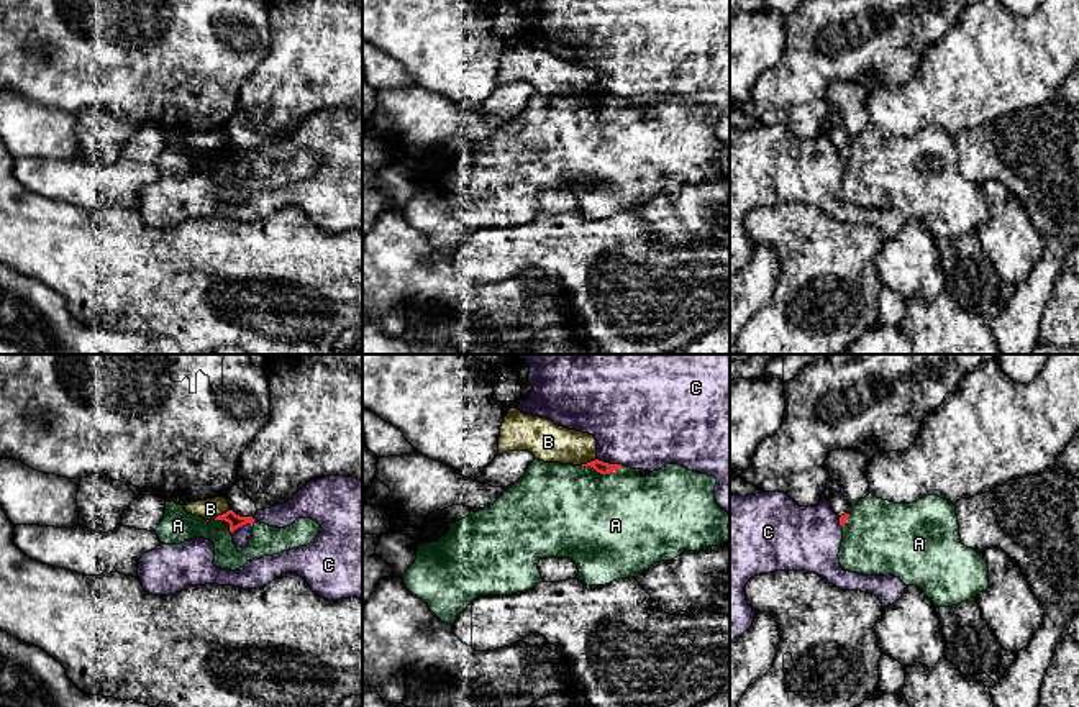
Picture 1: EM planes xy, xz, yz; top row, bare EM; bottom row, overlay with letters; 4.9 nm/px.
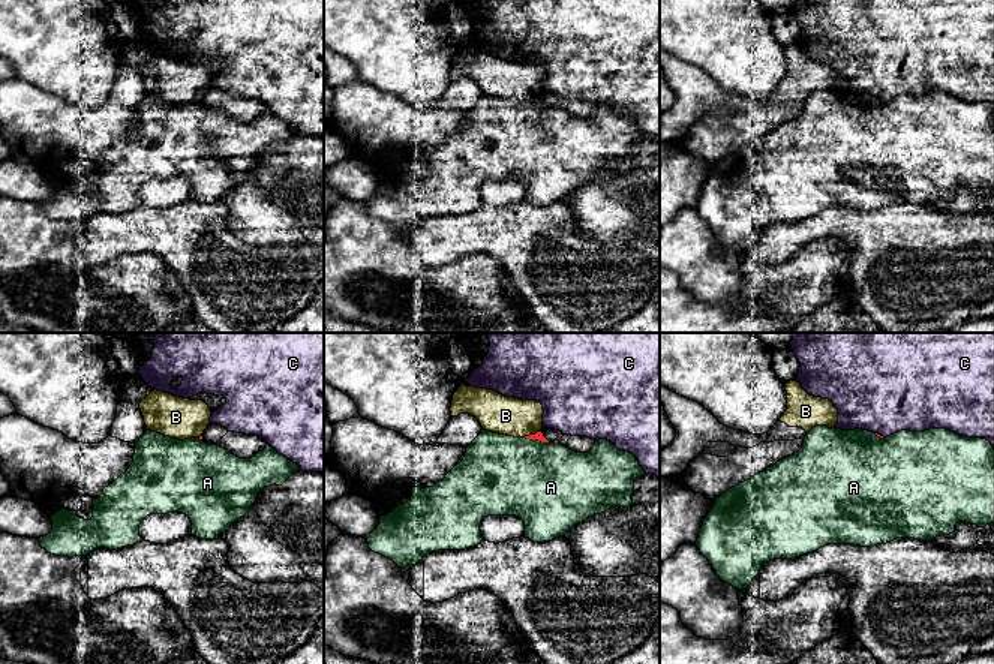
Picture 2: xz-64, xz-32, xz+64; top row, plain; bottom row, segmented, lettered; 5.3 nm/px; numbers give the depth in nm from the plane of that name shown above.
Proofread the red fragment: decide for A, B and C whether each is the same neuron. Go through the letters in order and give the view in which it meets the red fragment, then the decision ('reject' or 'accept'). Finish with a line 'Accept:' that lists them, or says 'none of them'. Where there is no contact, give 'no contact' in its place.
A: xz | accept
B: xy | reject
C: xy | reject
Accept: A

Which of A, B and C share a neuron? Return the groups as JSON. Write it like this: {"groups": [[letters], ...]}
{"groups": [["A"], ["B"], ["C"]]}

